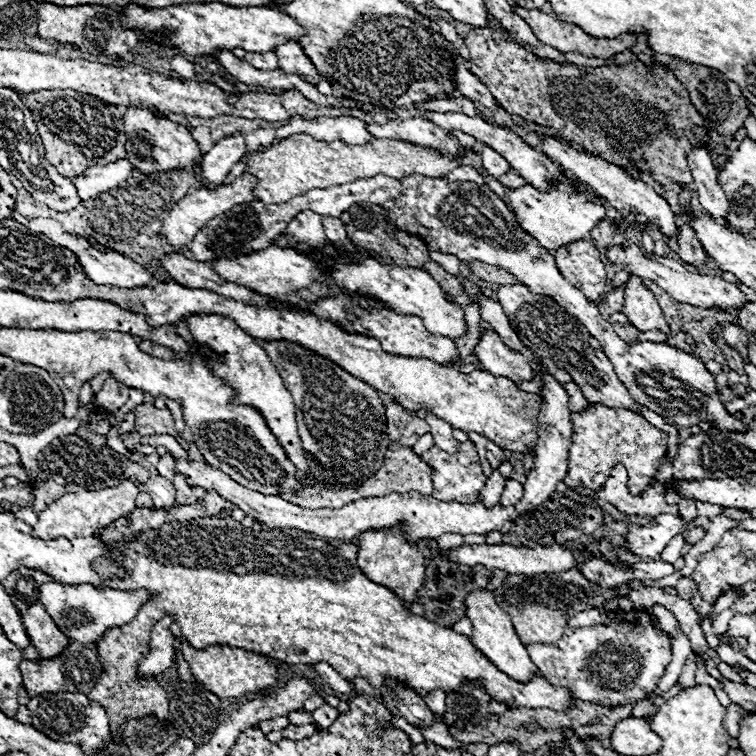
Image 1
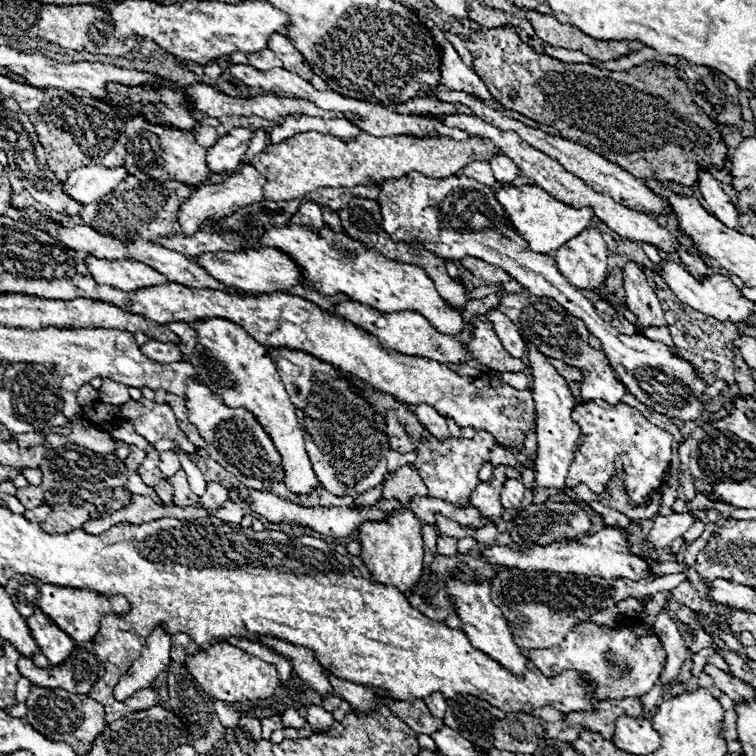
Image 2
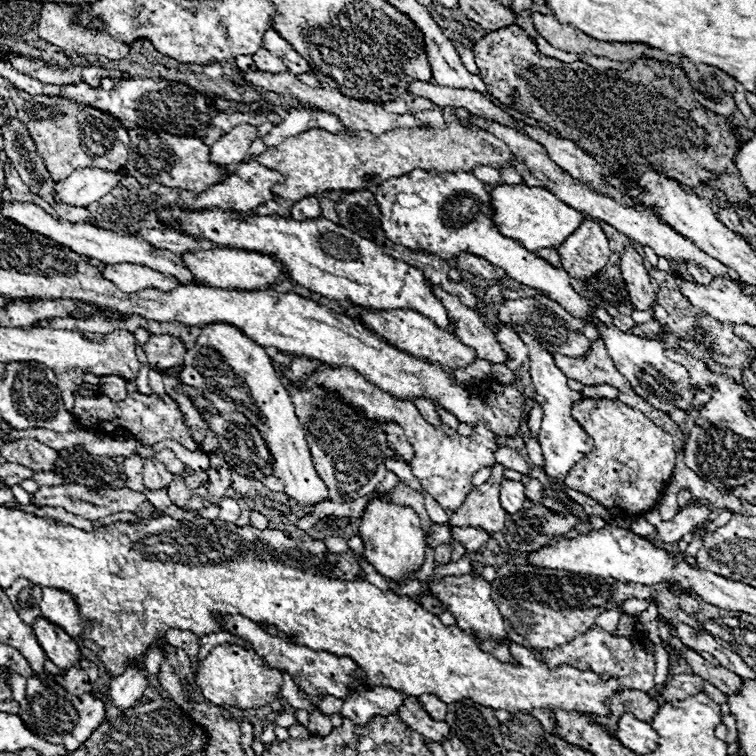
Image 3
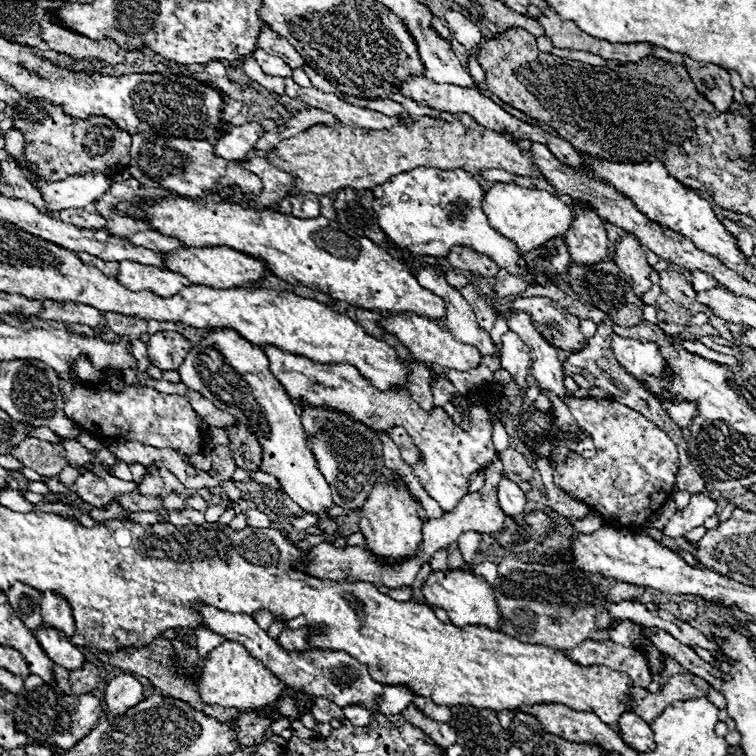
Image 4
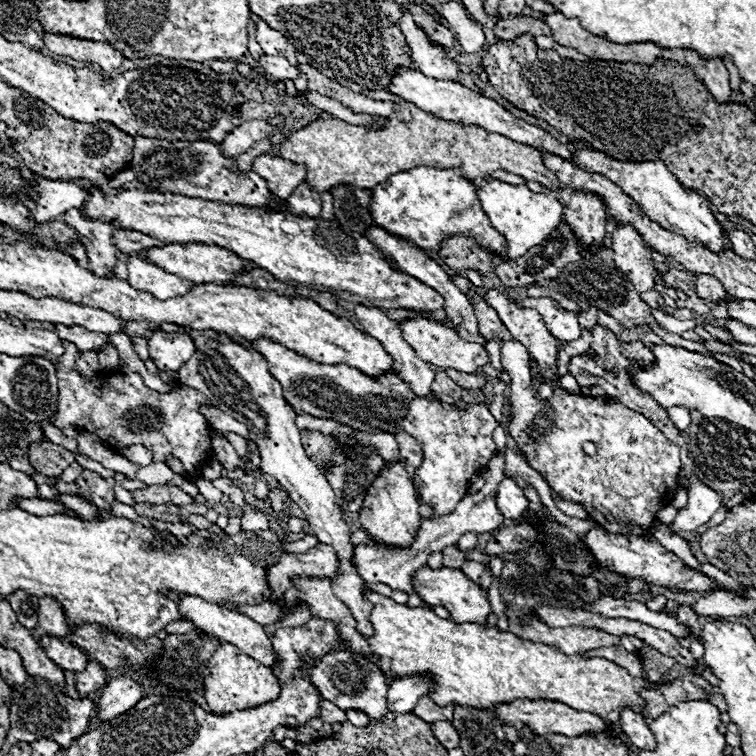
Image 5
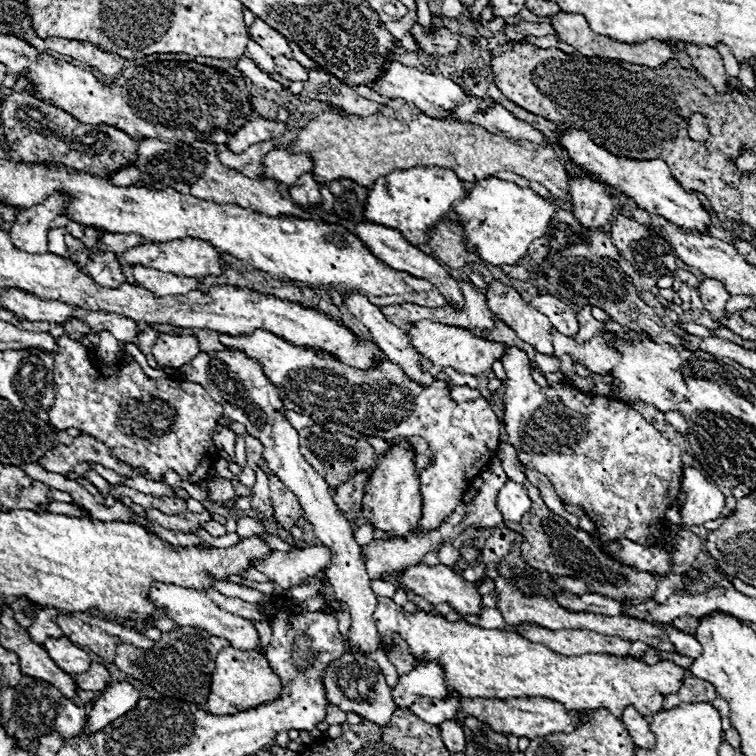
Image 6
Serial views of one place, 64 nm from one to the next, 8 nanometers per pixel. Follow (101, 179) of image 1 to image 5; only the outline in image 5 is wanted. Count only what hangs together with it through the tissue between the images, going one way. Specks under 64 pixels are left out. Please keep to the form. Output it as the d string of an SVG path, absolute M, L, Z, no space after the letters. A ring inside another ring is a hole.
M36 176L34 178L38 192L42 194L40 202L32 206L32 216L36 222L46 222L58 218L62 212L70 208L82 208L88 200L88 194L82 190L80 180L46 180Z

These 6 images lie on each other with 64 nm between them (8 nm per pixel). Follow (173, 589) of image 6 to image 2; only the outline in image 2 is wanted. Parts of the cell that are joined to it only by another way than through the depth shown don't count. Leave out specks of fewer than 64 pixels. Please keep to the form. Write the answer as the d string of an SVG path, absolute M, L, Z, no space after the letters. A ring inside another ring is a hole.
M264 638L262 640L268 648L272 648L274 652L278 652L280 656L284 656L292 668L296 670L296 674L302 678L302 682L312 688L318 694L330 694L332 688L328 684L328 676L324 674L322 666L318 664L318 660L314 658L312 650L308 648L296 648L288 642L282 640L274 640L274 638Z

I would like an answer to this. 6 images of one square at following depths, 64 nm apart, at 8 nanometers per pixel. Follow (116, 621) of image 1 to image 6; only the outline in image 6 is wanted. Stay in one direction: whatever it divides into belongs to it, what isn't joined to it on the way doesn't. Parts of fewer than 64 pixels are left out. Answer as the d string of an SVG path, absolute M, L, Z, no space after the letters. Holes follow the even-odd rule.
M40 608L36 614L34 624L28 628L32 640L36 640L36 644L42 644L46 638L62 638L64 632L58 626L58 610L56 608Z

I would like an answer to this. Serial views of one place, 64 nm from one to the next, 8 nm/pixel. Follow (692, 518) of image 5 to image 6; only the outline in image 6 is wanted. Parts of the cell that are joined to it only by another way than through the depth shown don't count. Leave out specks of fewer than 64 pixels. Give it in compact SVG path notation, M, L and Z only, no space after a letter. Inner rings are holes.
M686 468L682 476L682 492L686 494L686 502L680 508L682 528L702 526L708 520L716 520L724 508L726 496L706 480L706 476L698 468Z

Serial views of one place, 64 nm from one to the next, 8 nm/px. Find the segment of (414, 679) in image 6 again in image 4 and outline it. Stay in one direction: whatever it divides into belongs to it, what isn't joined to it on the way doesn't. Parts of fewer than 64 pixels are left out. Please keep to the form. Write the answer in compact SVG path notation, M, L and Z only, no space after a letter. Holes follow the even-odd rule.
M384 686L384 694L376 700L378 708L384 716L402 712L410 702L414 700L414 694L406 686Z

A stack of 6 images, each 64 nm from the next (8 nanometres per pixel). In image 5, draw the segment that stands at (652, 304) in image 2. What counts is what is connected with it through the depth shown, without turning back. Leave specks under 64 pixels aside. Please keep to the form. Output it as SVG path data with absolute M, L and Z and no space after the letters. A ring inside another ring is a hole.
M618 224L618 230L612 236L612 250L616 266L632 280L638 292L646 292L656 284L658 270L650 260L652 248L646 248L642 236L630 224Z

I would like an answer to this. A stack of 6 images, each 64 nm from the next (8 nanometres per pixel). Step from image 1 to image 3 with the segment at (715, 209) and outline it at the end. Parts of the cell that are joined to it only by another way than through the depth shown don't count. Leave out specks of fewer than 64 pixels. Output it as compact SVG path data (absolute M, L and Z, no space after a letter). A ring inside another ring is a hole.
M718 204L718 212L716 212L716 214L718 214L718 220L720 220L726 228L732 228L732 232L748 238L748 234L746 234L746 230L744 230L738 214L734 212L734 208L730 208L730 206L724 206L724 208L722 208L722 206Z

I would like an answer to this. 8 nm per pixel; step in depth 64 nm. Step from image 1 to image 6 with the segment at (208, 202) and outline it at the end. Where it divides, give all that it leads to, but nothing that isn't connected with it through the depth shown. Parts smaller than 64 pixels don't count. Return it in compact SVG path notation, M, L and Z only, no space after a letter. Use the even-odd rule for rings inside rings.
M284 148L268 152L262 160L264 176L272 176L284 190L290 190L292 184L300 178L300 174L312 170L312 160L306 154L288 156Z

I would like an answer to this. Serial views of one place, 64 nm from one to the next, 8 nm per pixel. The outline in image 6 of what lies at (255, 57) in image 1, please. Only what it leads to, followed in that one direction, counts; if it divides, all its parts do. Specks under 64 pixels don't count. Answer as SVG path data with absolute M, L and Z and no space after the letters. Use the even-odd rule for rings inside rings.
M276 56L274 58L274 68L286 80L302 80L302 82L308 80L306 70L296 60L290 60L286 56Z

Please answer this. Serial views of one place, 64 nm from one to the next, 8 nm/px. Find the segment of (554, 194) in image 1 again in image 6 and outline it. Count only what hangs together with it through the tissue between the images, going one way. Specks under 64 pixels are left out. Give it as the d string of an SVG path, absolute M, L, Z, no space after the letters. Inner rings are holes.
M494 176L480 180L468 198L454 202L456 214L464 222L464 232L468 236L468 248L478 248L482 260L492 266L516 264L528 250L528 246L548 232L550 220L556 214L556 206L530 188L520 188L514 182L498 180Z

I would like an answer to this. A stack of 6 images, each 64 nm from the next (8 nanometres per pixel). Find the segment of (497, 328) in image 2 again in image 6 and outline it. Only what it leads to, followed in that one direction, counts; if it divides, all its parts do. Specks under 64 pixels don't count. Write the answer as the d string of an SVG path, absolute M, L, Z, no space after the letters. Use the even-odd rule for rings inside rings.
M506 346L502 364L508 376L504 384L504 428L506 438L516 448L520 462L530 470L544 474L552 482L562 502L582 506L590 520L596 524L596 532L604 542L628 538L638 544L664 546L672 554L674 574L686 574L692 568L698 552L702 550L702 540L696 534L680 528L678 550L670 550L662 542L662 538L666 536L662 526L664 512L676 502L680 494L684 464L680 460L678 446L668 442L650 422L644 420L640 412L610 396L584 394L576 388L570 388L568 384L554 384L554 394L550 394L552 388L540 388L532 380L530 360L526 352L516 346Z

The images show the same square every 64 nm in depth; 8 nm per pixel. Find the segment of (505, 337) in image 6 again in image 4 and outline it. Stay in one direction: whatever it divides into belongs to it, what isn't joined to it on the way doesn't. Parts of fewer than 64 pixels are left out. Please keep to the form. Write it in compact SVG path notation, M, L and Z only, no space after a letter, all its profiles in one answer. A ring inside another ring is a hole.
M472 284L462 286L462 288L460 288L460 294L464 294L464 300L468 300L470 308L476 312L478 322L480 322L480 328L484 328L486 332L490 332L492 326L494 326L494 322L496 322L496 312L494 312L494 308L492 308L482 296L476 294L476 290L474 290Z

